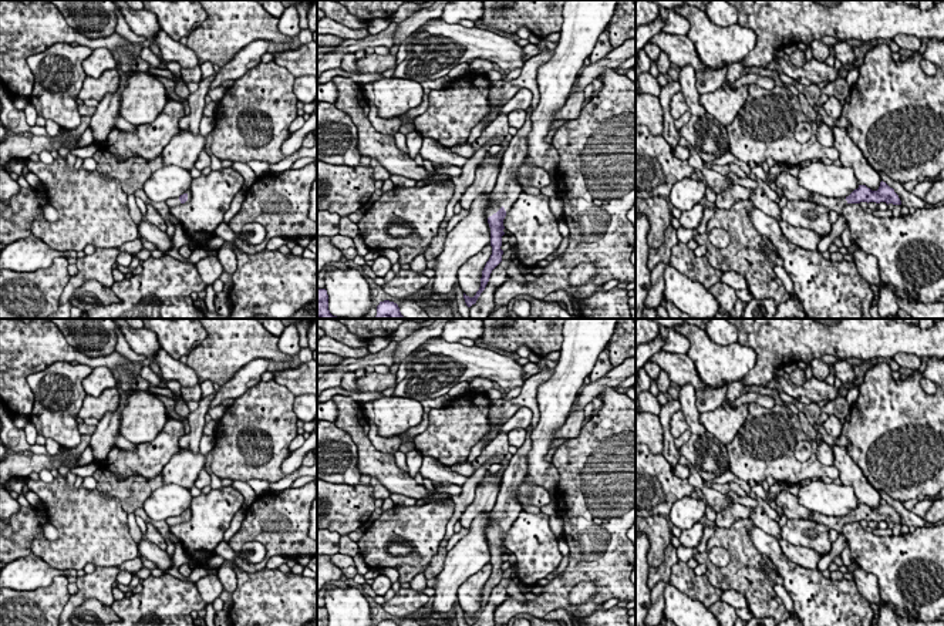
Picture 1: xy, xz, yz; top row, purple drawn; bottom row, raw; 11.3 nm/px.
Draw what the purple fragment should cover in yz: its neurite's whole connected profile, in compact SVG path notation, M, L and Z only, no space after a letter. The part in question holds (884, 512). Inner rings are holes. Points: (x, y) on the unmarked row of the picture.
M880 501L877 509L871 509L866 504L859 504L849 515L844 516L827 516L819 512L812 512L810 519L826 525L829 529L835 529L837 534L842 532L842 528L847 522L860 522L860 521L886 521L893 524L901 524L899 514L890 506L886 501Z

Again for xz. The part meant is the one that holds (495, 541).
M532 425L526 428L526 440L523 445L519 447L517 451L512 455L502 475L500 489L496 498L496 504L490 512L489 525L486 528L486 536L490 546L492 573L482 589L481 606L476 613L469 616L463 612L463 617L468 626L476 622L478 616L489 600L492 589L502 580L503 569L500 565L502 555L505 553L503 538L506 535L503 524L508 521L509 525L512 525L522 511L522 505L516 498L516 491L525 479L527 471L527 454L532 450L530 433Z

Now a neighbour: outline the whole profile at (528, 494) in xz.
M525 478L519 485L516 498L522 505L522 511L525 511L530 505L539 508L549 505L554 499L547 489L530 482L527 478Z

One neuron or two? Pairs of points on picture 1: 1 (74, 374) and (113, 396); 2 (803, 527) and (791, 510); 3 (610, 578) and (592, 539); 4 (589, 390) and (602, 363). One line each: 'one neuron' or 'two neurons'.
1: two neurons
2: two neurons
3: one neuron
4: two neurons

